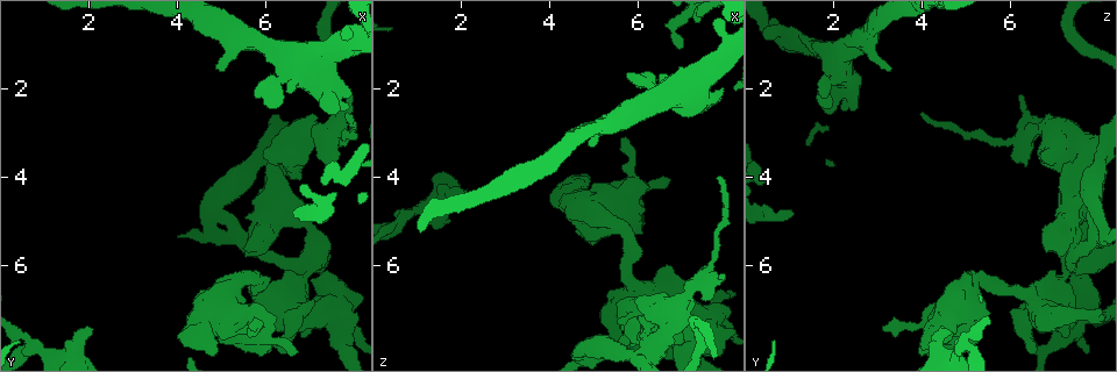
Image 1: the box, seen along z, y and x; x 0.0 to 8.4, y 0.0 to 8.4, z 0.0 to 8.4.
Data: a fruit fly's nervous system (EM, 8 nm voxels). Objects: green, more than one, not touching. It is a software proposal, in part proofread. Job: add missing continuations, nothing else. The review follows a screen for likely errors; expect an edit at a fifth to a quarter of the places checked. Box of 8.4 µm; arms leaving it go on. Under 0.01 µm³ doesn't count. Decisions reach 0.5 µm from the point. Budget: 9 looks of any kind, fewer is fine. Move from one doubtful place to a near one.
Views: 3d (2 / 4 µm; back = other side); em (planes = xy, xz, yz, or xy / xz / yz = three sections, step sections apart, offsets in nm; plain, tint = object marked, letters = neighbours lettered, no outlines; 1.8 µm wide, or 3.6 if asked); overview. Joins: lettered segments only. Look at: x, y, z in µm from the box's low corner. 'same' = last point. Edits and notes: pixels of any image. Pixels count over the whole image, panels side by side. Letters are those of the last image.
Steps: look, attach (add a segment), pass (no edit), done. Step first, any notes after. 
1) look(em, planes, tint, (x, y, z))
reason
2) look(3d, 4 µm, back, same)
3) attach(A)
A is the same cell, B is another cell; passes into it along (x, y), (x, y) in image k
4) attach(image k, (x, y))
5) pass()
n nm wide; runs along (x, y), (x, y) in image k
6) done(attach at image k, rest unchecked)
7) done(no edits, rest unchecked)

look(3d, 2 µm, back, (7.85, 2.10, 2.00))
branch stops here

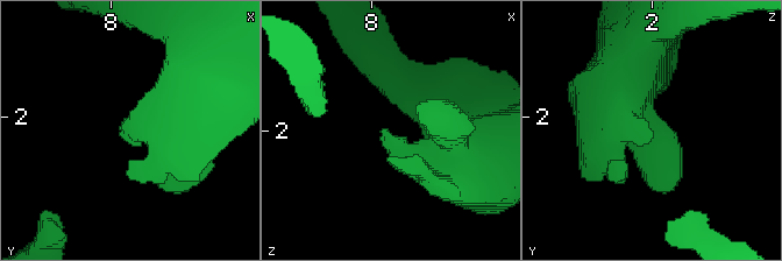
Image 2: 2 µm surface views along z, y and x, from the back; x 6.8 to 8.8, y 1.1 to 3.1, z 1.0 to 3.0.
look(em, 3.6 µm, planes, letters, (7.88, 2.12, 1.98))
need the tissue

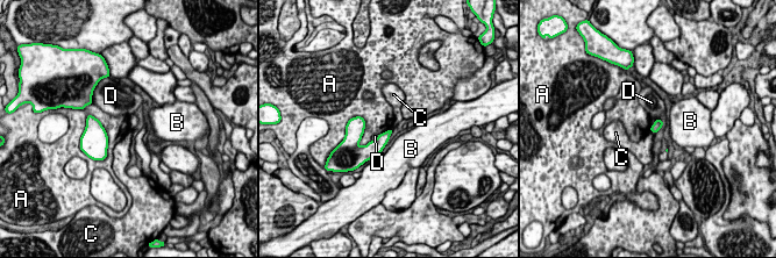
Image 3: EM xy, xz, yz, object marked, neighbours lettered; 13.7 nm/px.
pass()
A, B, C and D are other cells; border along (350, 117), (364, 120), (365, 145) in image 3; no lettered segment goes on from it

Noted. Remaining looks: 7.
look(em, xz, step 16, letters, (6.95, 4.80, 1.05))
an open end

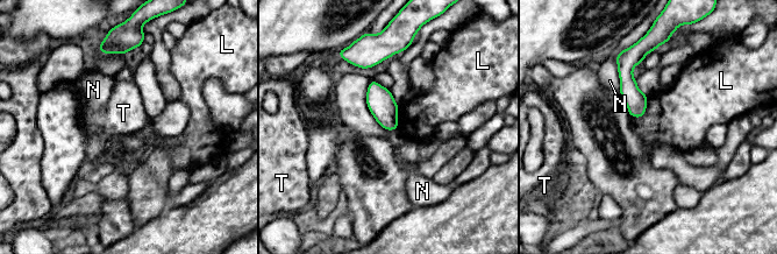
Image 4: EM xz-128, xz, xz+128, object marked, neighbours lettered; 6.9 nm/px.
look(em, planes, letters, same)

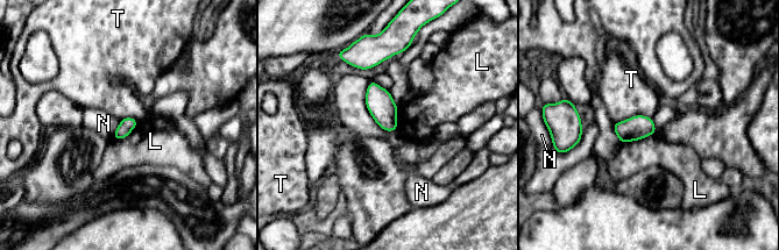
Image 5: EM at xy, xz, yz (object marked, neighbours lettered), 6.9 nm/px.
pass()
L, N and T are other cells; border along (370, 80), (366, 108), (394, 131) in image 5; no lettered segment goes on from it

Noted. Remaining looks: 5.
look(em, planes, letters, (7.90, 2.25, 6.25))
free end

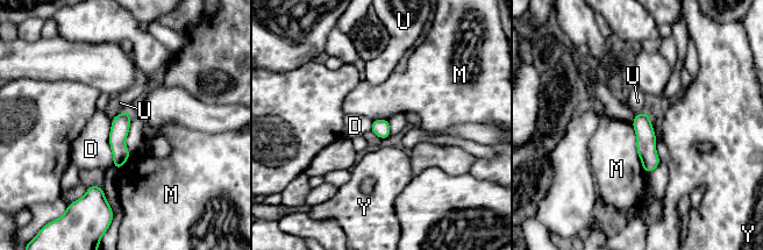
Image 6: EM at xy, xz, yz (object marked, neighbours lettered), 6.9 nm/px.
pass()
D, M, U and Y are other cells; runs along (643, 115), (648, 169) in image 6; no lettered segment goes on from it

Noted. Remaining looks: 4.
look(em, 3.6 µm, xy, step 16, tint, (7.10, 5.95, 7.55))
four or more arms meet

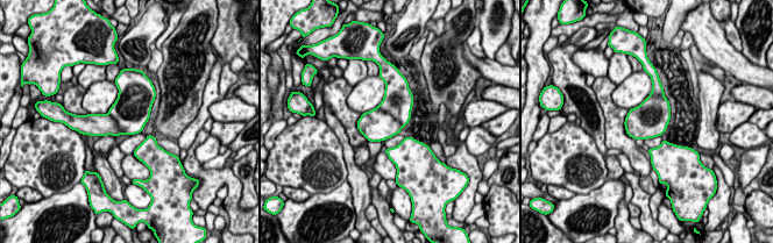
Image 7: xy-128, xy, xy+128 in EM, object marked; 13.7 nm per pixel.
look(em, 3.6 µm, xy, step 16, letters, same)

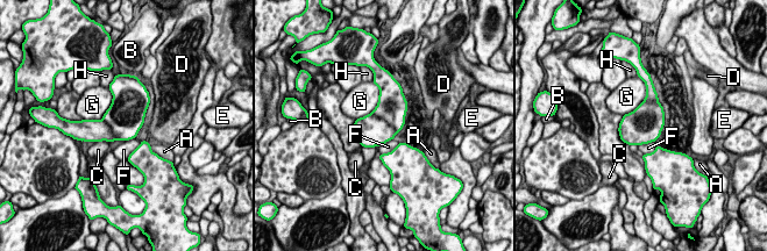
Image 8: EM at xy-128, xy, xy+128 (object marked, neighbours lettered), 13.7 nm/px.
pass()
A, B, C, D, E, F, G and H are other cells; border along (398, 143), (390, 151), (378, 156) in image 8; no lettered segment goes on from it

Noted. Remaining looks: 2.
done(no edits, rest unchecked)

